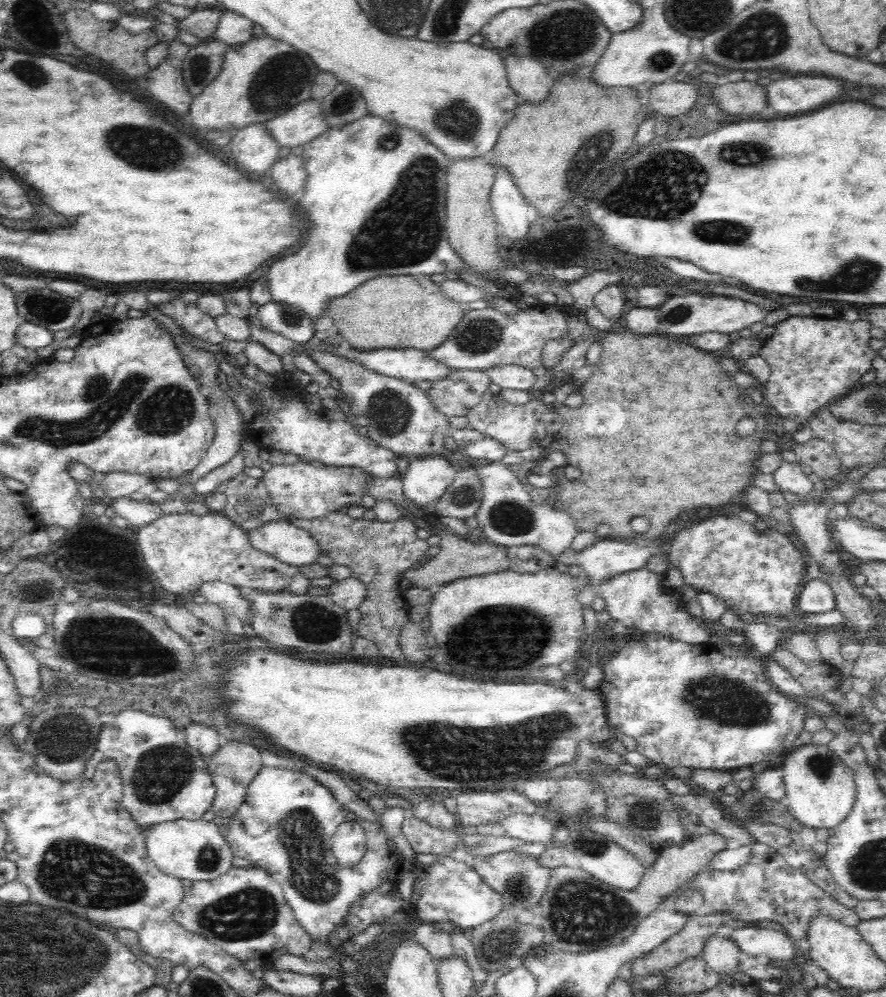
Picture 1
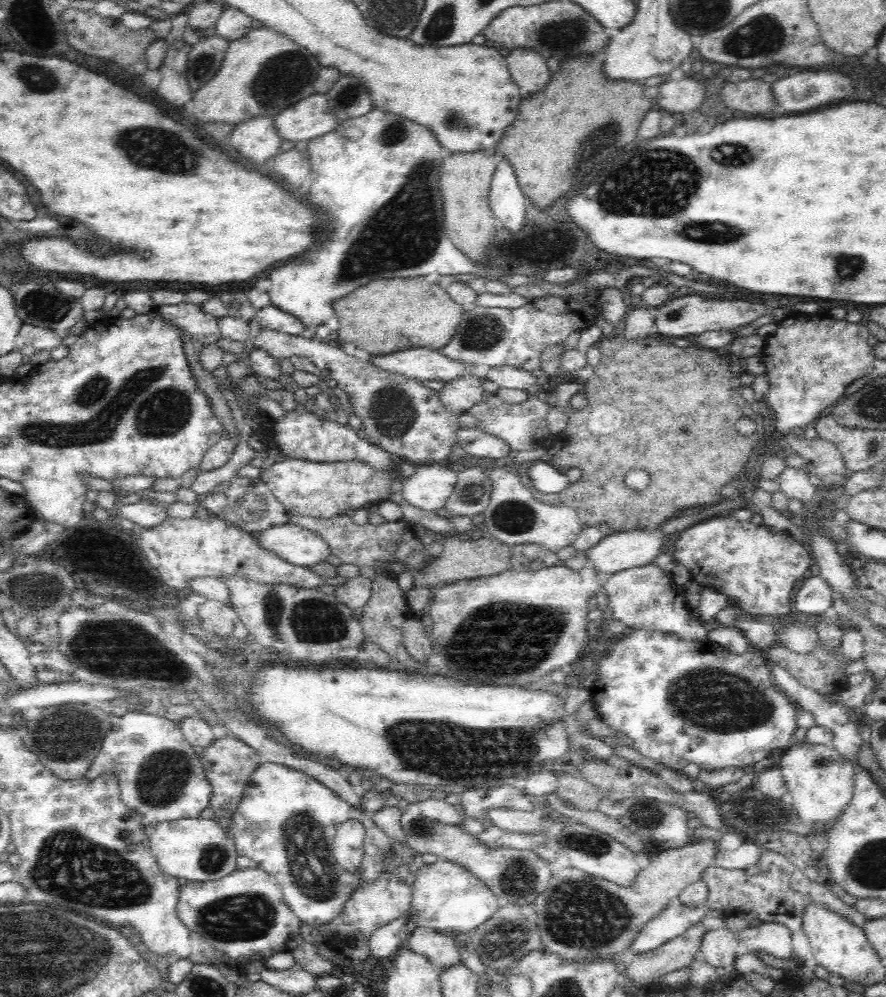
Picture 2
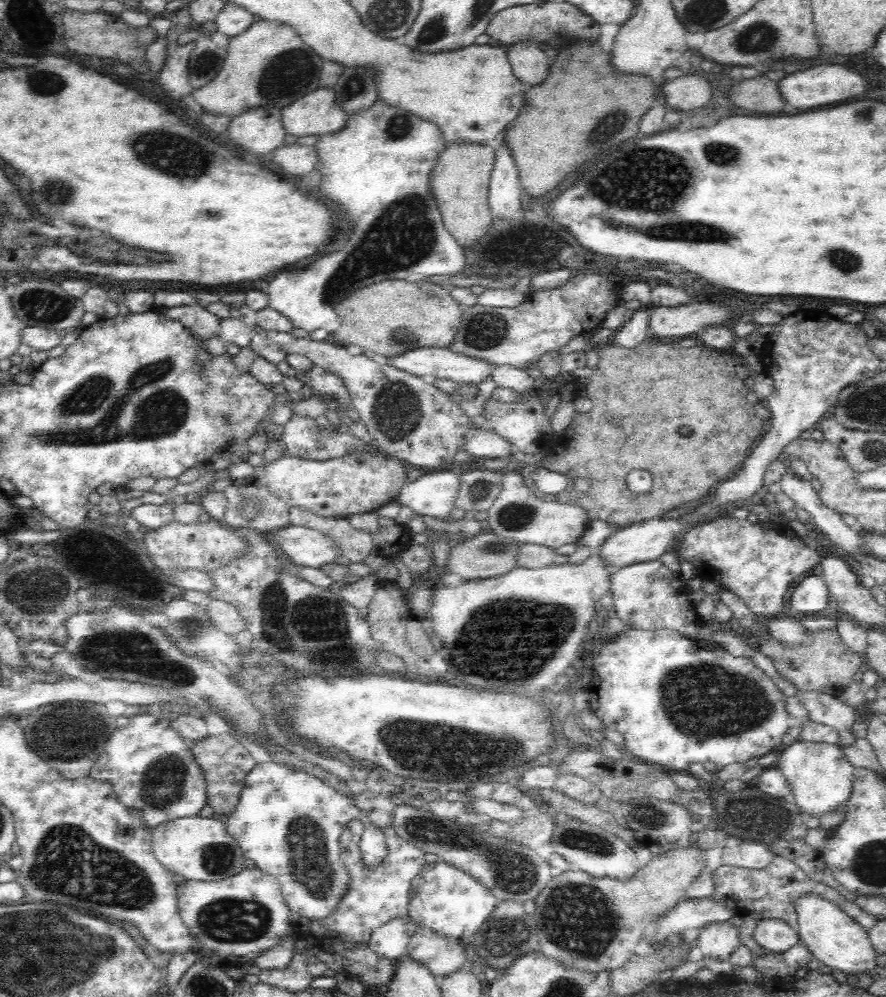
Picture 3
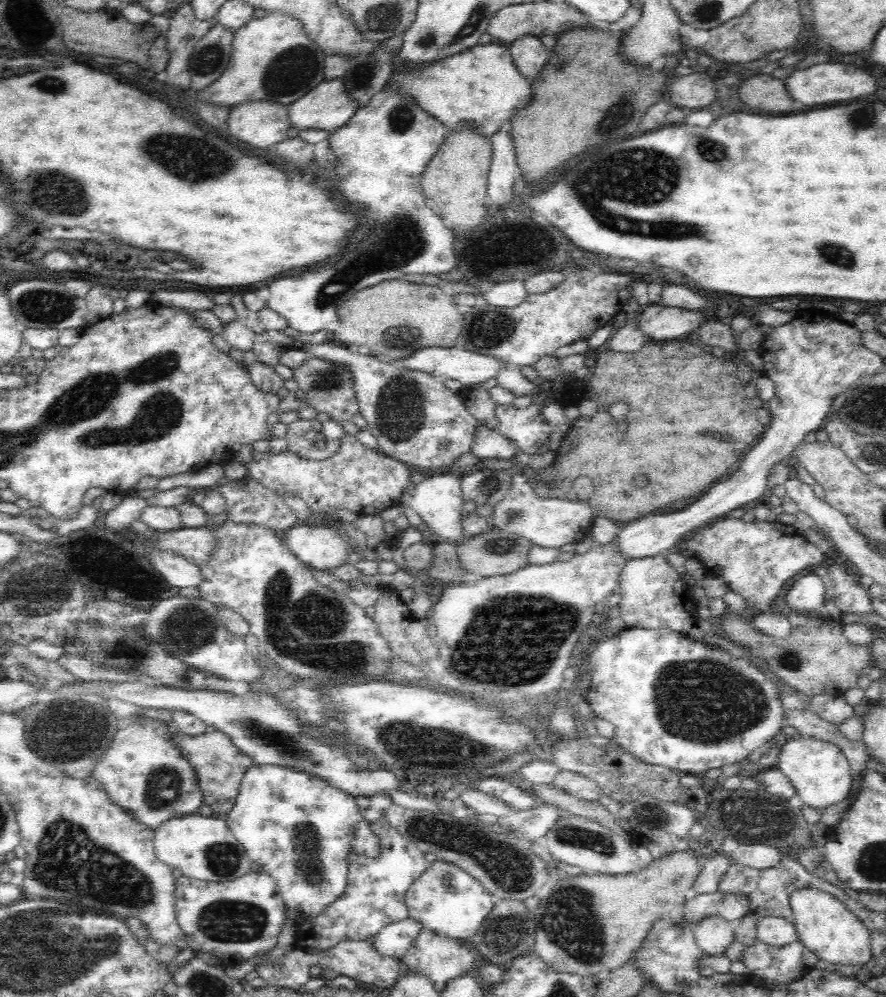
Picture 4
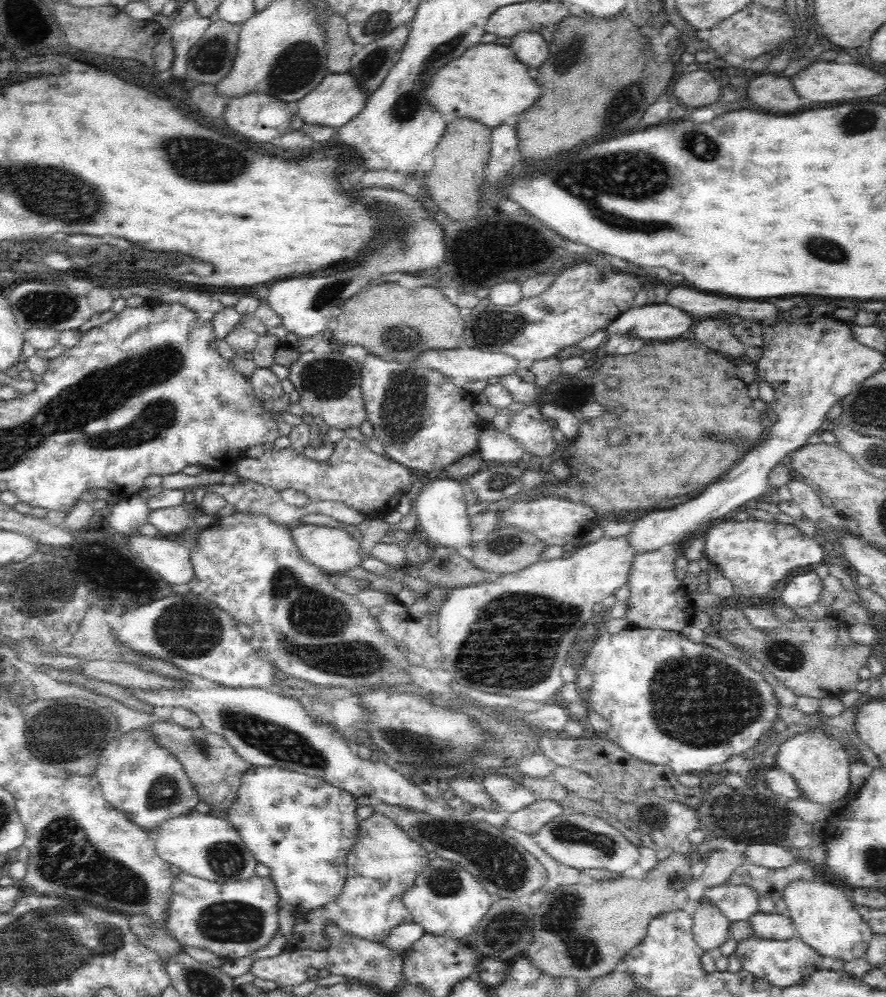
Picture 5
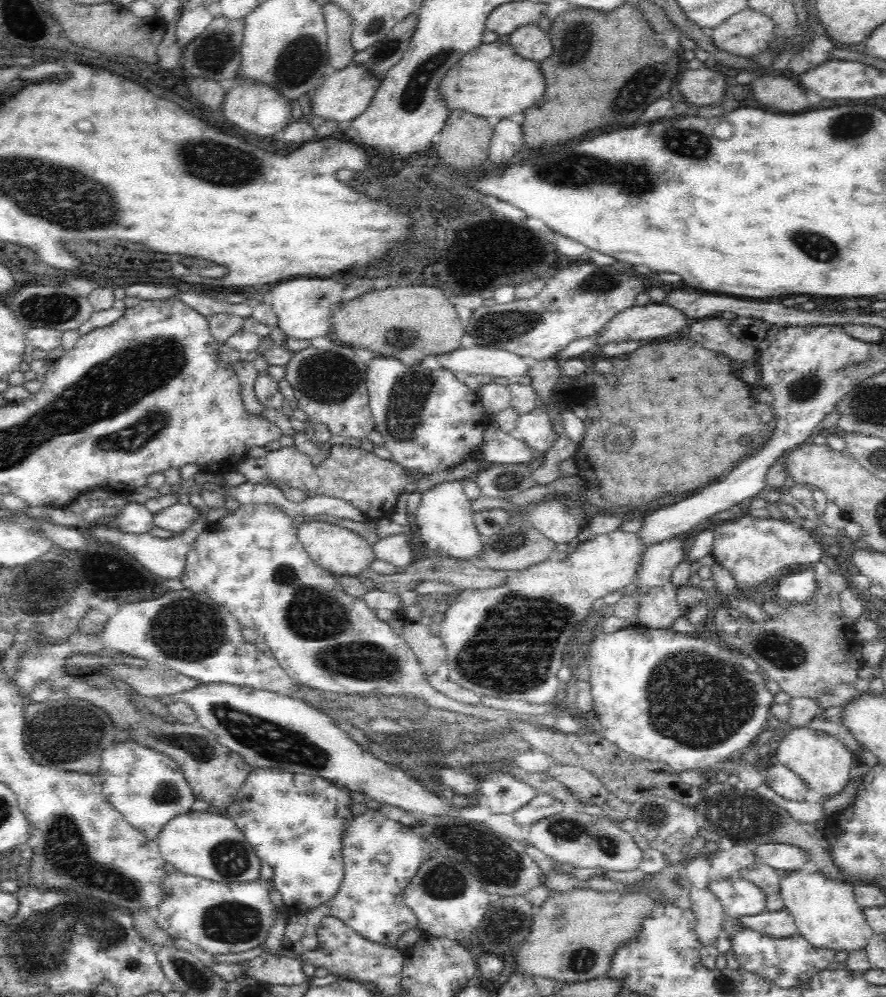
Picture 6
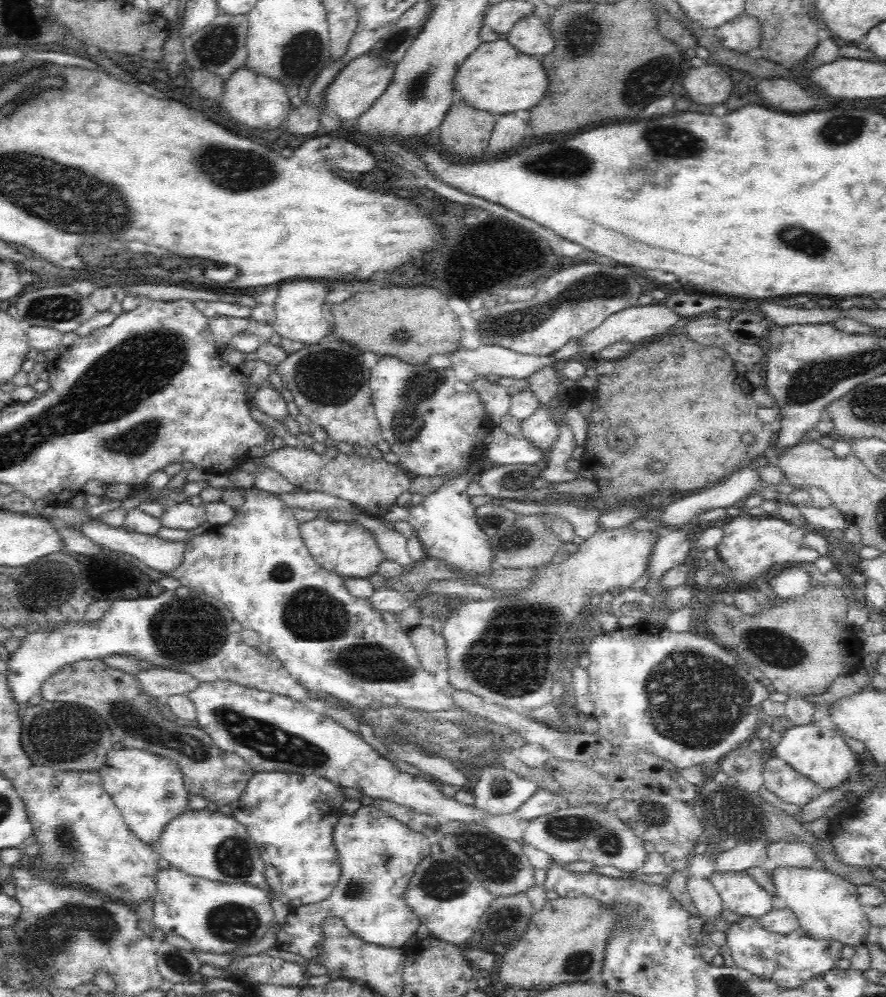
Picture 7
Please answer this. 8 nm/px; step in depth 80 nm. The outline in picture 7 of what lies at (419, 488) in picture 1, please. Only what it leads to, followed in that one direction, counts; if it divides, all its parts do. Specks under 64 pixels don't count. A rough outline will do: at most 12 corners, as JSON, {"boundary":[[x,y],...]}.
{"boundary":[[478,474],[448,479],[407,520],[427,557],[490,574],[492,549],[466,493]]}

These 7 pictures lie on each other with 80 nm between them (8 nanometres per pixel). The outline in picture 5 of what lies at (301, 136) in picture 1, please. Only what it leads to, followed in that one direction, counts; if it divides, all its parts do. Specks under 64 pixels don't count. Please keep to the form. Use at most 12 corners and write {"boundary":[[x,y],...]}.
{"boundary":[[327,73],[292,105],[303,123],[337,130],[368,97],[352,74]]}

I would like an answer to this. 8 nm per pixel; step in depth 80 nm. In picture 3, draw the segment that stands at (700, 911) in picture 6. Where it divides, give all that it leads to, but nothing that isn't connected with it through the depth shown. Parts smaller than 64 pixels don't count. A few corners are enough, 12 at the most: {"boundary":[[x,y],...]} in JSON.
{"boundary":[[728,921],[701,928],[703,958],[728,961],[741,944]]}

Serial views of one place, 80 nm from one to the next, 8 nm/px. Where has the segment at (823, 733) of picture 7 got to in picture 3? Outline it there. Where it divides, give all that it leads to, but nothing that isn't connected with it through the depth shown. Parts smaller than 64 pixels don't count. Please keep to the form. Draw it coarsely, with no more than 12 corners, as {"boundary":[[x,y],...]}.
{"boundary":[[796,741],[775,768],[804,820],[842,806],[855,769],[839,746]]}

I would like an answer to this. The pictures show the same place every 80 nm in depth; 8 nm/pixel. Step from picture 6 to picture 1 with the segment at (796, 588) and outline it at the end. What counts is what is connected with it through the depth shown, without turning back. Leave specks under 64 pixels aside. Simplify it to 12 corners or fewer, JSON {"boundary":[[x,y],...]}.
{"boundary":[[820,577],[804,586],[797,602],[806,614],[836,608],[831,586]]}

